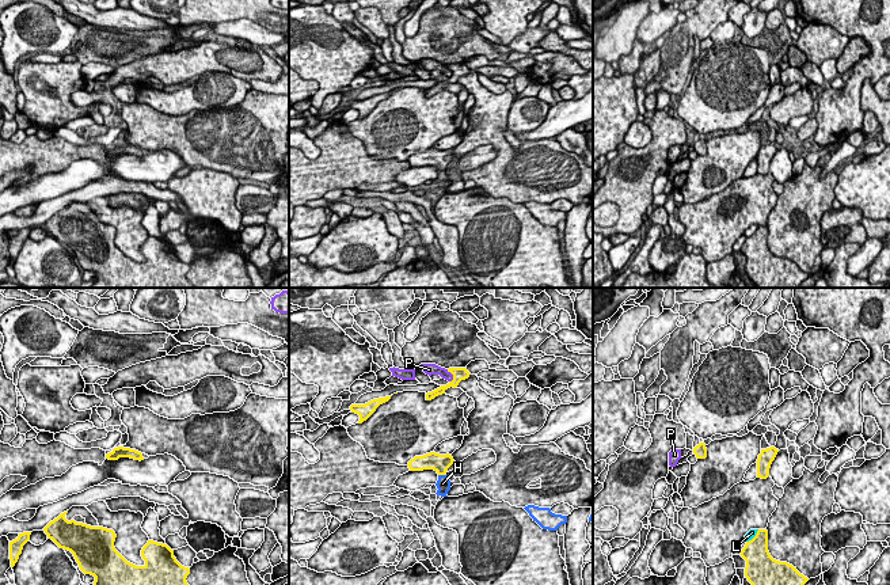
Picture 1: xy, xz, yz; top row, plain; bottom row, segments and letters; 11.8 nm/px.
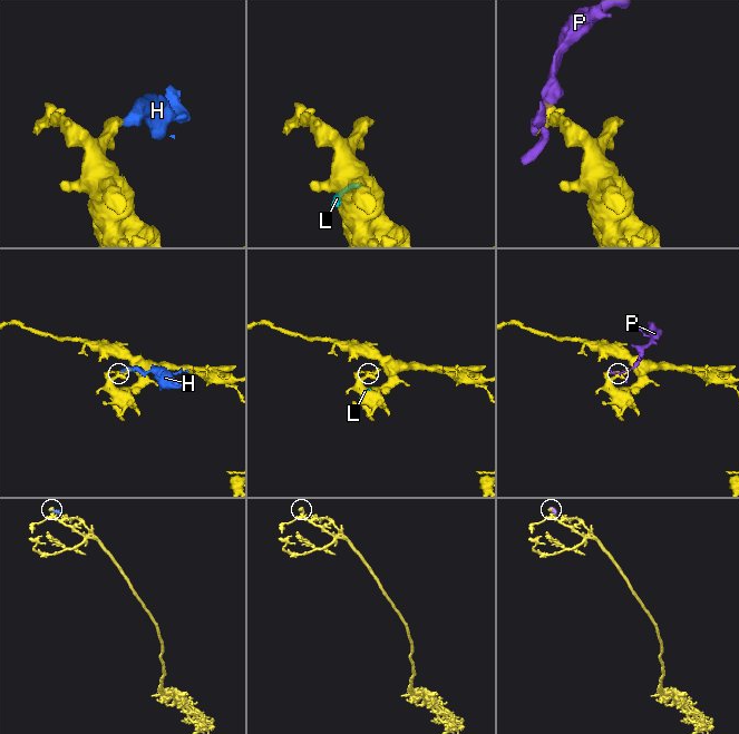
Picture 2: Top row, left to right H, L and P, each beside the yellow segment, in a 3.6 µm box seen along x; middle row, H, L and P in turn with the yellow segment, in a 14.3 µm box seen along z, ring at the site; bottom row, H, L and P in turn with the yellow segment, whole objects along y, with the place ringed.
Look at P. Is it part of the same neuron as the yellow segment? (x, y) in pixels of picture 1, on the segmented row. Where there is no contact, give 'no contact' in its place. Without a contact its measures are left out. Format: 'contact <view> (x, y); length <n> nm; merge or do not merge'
contact xz (453, 376); length 170 nm; do not merge

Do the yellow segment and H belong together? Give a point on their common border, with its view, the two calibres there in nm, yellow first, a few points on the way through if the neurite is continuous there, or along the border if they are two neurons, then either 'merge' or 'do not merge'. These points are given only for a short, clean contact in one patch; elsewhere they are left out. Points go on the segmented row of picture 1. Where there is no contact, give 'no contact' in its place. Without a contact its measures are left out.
contact xz (441, 474); calibres 220 and 160 nm; way xz (440, 463), (441, 474), (442, 483); merge

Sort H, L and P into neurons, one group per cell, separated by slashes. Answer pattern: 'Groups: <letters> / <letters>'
Groups: H / L / P

